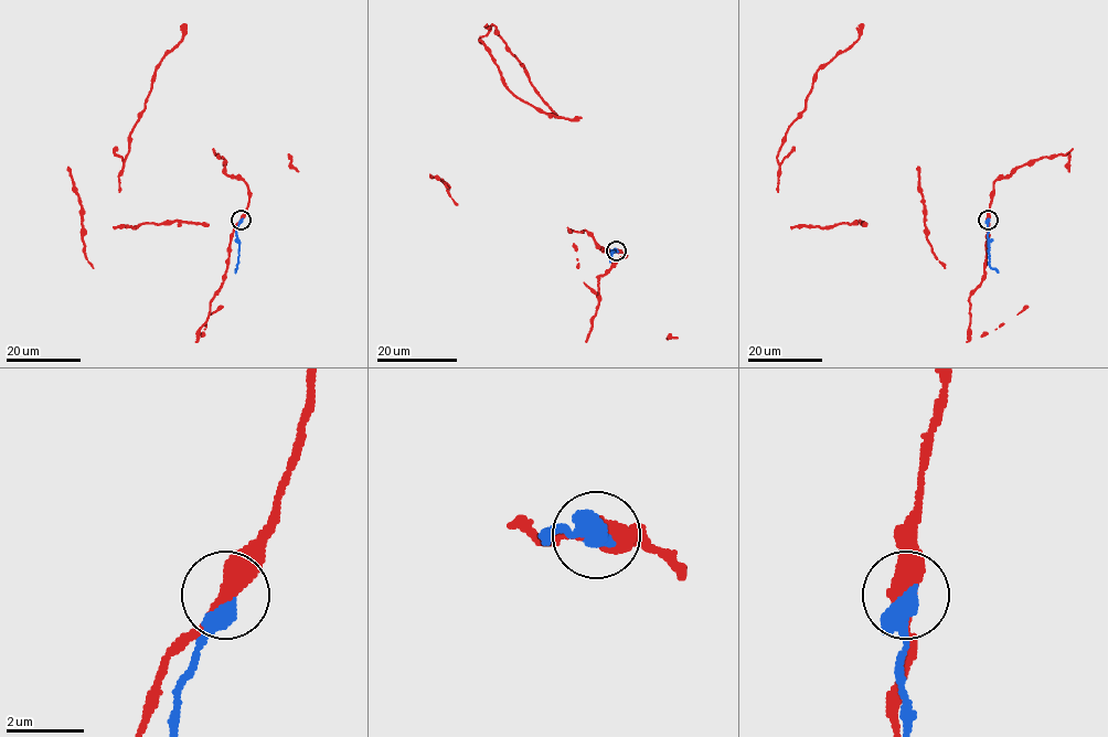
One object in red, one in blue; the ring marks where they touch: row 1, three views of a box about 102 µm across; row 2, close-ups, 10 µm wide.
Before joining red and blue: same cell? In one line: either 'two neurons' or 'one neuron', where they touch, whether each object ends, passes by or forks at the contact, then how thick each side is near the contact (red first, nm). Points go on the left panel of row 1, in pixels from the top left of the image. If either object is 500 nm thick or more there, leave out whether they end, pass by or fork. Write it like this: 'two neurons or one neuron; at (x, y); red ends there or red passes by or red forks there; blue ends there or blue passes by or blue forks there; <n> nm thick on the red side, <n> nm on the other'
two neurons; at (241, 220); 440 nm thick on the red side, 550 nm on the other

